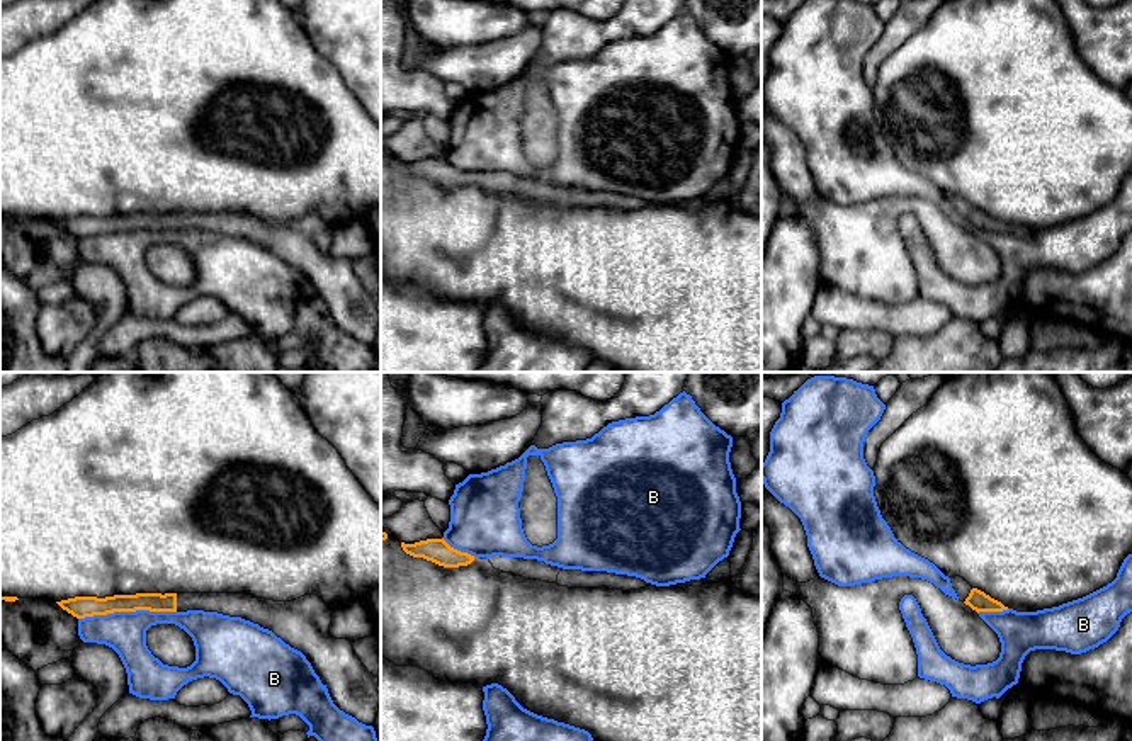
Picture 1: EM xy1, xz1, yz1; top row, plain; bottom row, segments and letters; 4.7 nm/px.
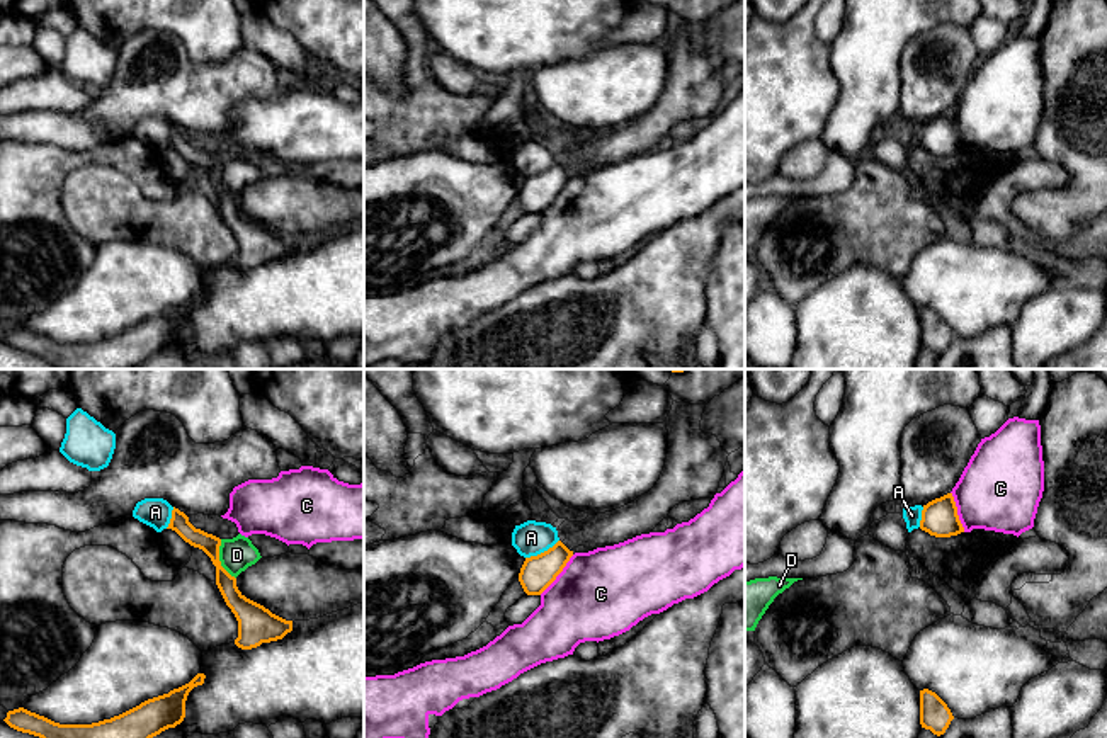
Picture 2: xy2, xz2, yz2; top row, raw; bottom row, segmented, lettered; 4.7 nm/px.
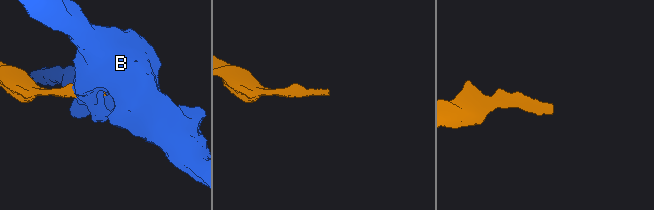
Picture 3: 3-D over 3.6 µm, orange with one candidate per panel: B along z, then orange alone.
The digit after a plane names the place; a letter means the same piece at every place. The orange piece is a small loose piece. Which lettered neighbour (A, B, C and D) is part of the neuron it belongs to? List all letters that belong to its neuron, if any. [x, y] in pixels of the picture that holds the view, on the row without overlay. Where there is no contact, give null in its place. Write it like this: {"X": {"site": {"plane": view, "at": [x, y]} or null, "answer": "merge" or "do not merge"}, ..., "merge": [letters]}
{"A": {"site": {"plane": "xz2", "at": [541, 172]}, "answer": "do not merge"}, "B": {"site": {"plane": "xy1", "at": [126, 230]}, "answer": "do not merge"}, "C": {"site": {"plane": "xz2", "at": [558, 193]}, "answer": "do not merge"}, "D": {"site": {"plane": "xy2", "at": [218, 179]}, "answer": "do not merge"}, "merge": []}

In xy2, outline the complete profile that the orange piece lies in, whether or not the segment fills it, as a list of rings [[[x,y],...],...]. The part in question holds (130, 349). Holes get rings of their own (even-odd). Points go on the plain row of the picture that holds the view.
[[[197,292],[189,303],[168,313],[92,343],[60,343],[24,326],[7,332],[10,347],[43,357],[58,369],[138,369],[150,357],[175,347],[185,337],[189,311],[204,303]]]

